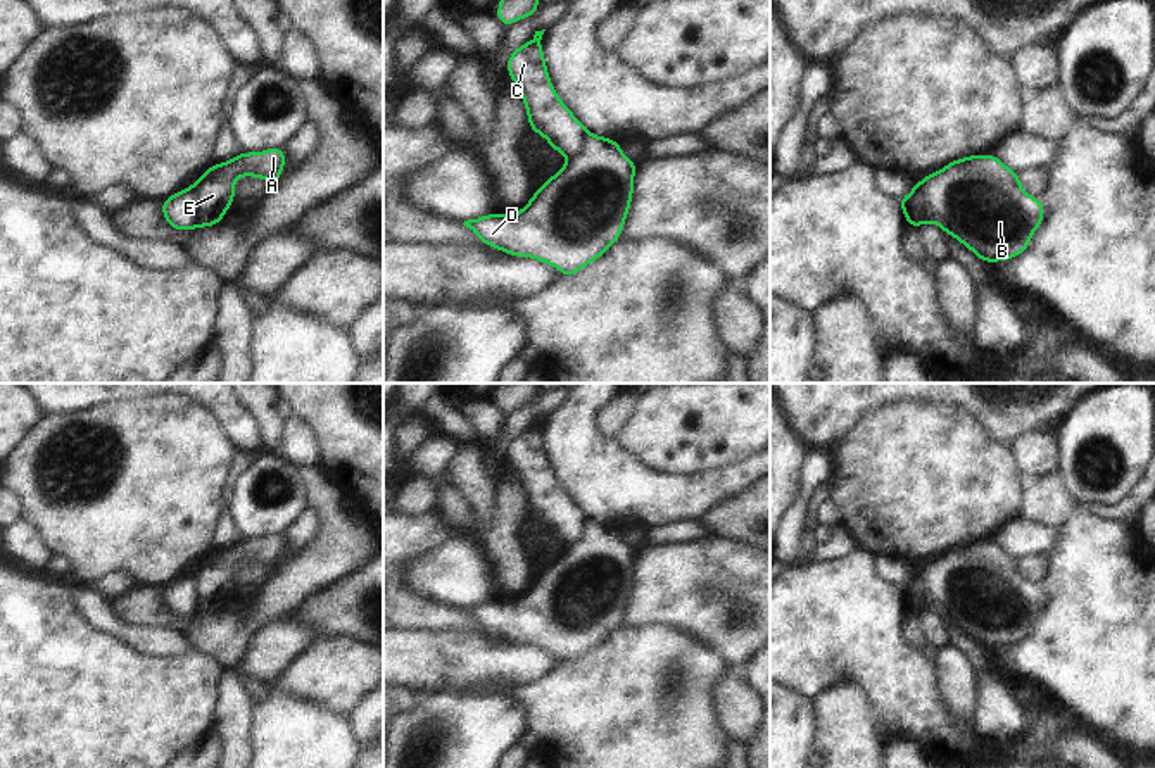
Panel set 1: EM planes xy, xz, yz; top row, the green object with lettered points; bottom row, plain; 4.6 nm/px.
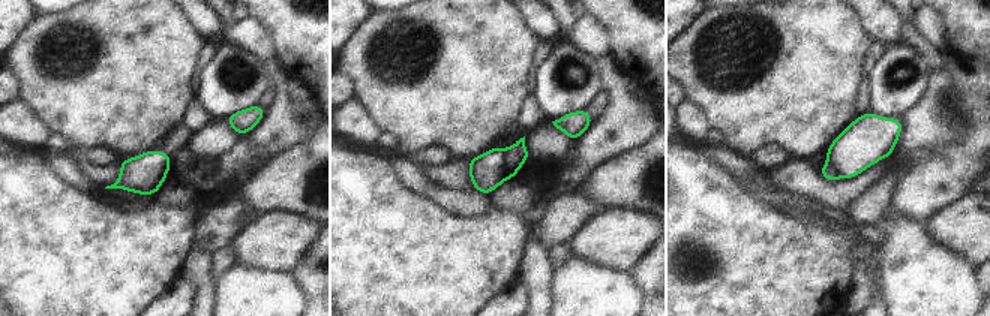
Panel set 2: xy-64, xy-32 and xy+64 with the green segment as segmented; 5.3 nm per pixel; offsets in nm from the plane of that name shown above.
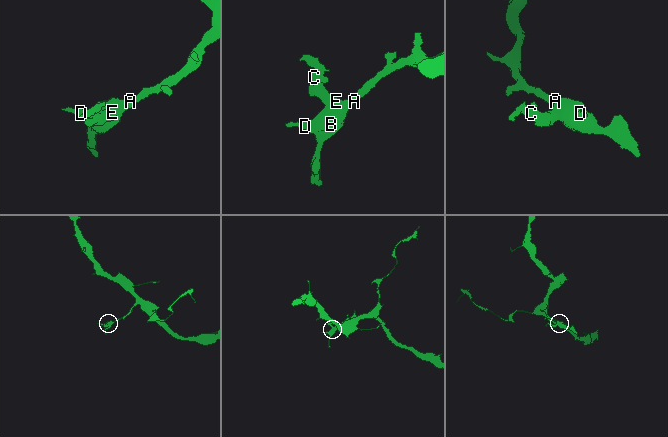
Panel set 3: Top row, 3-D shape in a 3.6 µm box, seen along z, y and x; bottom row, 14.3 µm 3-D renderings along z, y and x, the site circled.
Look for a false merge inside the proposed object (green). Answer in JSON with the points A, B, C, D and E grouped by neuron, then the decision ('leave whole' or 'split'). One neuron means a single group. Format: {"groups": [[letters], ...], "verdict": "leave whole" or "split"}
{"groups": [["A", "B", "D", "E"], ["C"]], "verdict": "split"}

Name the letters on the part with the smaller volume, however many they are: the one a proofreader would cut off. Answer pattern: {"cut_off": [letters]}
{"cut_off": ["C"]}

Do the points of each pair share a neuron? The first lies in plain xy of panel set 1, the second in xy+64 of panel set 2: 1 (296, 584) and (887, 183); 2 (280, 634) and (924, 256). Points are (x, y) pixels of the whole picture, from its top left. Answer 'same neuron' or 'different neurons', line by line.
1: same neuron
2: different neurons

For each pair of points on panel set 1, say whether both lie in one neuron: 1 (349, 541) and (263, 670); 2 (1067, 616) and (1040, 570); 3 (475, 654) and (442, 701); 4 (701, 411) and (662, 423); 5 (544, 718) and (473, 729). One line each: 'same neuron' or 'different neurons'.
1: different neurons
2: different neurons
3: different neurons
4: same neuron
5: different neurons

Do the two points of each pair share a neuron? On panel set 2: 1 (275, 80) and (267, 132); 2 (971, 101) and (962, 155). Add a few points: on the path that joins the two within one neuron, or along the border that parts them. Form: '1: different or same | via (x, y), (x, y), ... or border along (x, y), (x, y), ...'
1: same | via (279, 93), (279, 119)
2: same | via (965, 114), (962, 141)

